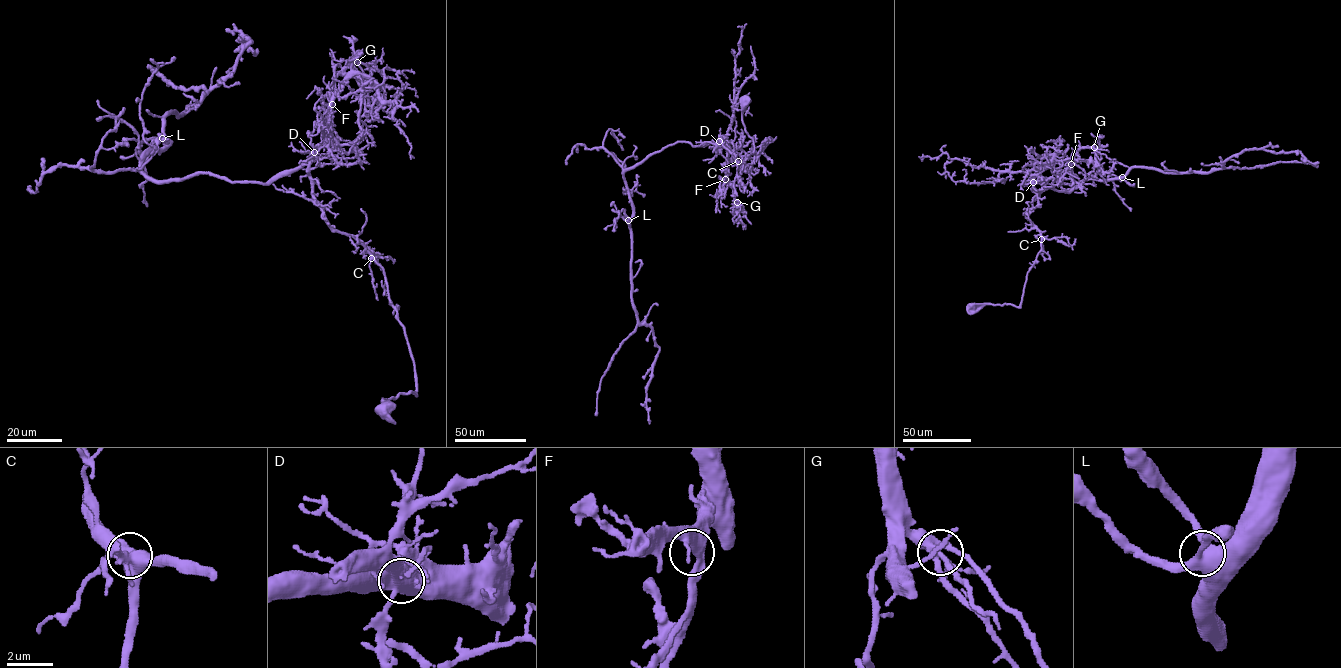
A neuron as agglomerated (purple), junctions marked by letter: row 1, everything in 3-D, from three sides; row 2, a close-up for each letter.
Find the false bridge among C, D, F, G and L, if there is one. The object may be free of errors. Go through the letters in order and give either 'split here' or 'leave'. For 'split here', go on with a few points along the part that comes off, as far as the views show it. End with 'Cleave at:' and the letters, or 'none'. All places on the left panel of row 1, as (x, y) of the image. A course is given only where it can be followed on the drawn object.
C: leave
D: leave
F: leave
G: leave
L: leave
Cleave at: none

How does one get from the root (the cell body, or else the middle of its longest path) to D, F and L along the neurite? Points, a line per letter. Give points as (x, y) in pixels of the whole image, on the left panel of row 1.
D: (385, 408), (383, 399), (417, 395), (405, 327), (384, 269), (330, 226), (312, 195), (314, 152)
F: (385, 408), (417, 395), (414, 362), (384, 269), (312, 195), (308, 167), (332, 104)
L: (385, 408), (417, 395), (405, 327), (384, 269), (312, 195), (311, 156), (264, 183), (149, 180), (162, 138)

